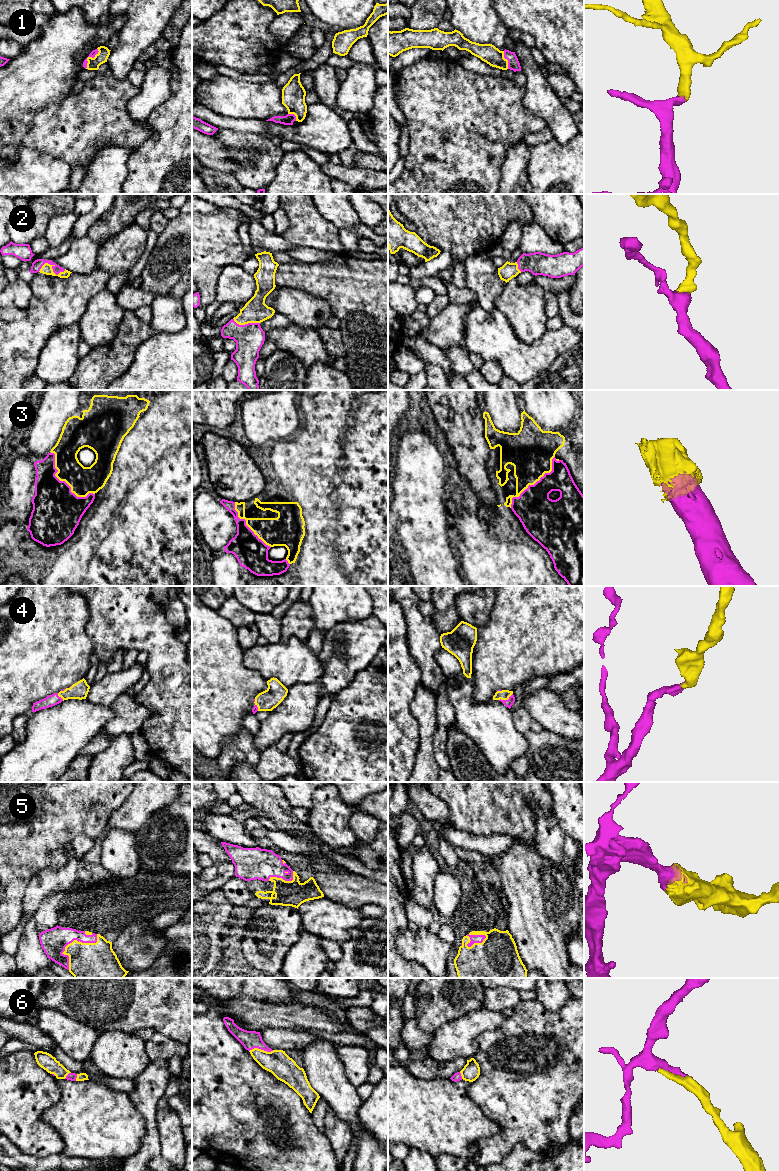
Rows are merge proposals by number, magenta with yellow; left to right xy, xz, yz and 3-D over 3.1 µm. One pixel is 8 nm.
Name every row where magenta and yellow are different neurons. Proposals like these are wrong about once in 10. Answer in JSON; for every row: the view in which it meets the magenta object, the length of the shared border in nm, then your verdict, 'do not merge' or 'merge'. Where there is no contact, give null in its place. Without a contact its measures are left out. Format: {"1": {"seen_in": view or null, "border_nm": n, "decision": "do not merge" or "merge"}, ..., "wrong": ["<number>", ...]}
{"1": {"seen_in": "xy", "border_nm": 190, "decision": "merge"}, "2": {"seen_in": "xy", "border_nm": 220, "decision": "merge"}, "3": {"seen_in": "xy", "border_nm": 500, "decision": "merge"}, "4": {"seen_in": "yz", "border_nm": 130, "decision": "merge"}, "5": {"seen_in": "xy", "border_nm": 380, "decision": "merge"}, "6": {"seen_in": "xz", "border_nm": 200, "decision": "merge"}, "wrong": []}

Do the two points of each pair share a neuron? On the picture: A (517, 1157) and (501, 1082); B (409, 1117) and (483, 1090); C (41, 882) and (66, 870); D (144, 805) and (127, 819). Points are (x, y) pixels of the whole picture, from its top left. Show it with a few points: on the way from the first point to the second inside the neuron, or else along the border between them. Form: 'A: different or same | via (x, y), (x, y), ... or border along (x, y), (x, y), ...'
A: different | border along (538, 1151), (532, 1151), (518, 1143), (501, 1160)
B: different | border along (469, 1082), (467, 1095), (479, 1106), (483, 1113)
C: same | via (47, 882), (55, 881), (60, 876)
D: same | via (140, 806), (131, 815)

